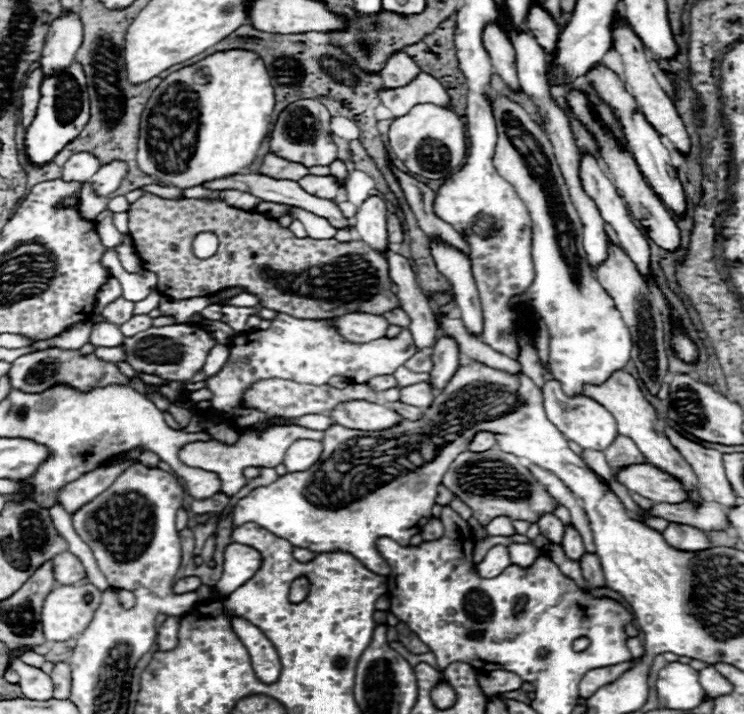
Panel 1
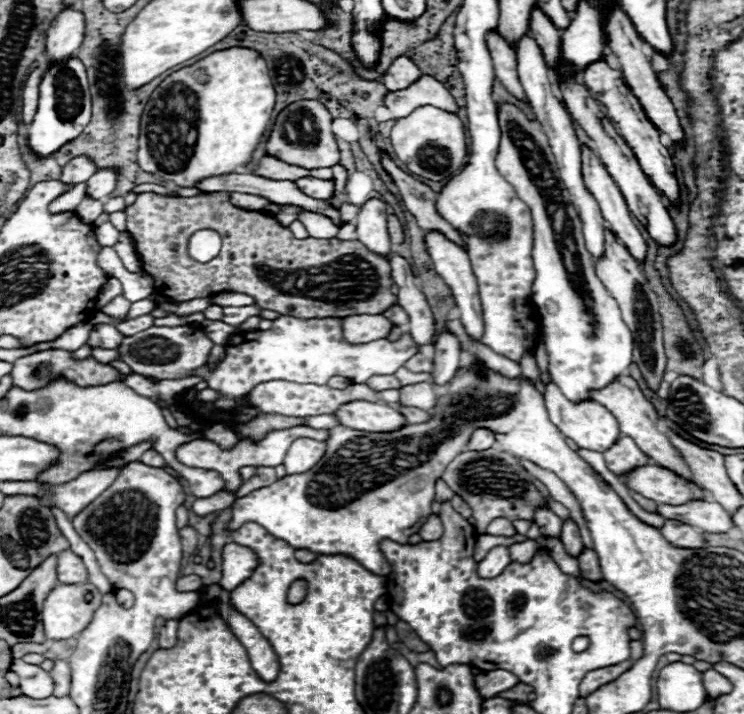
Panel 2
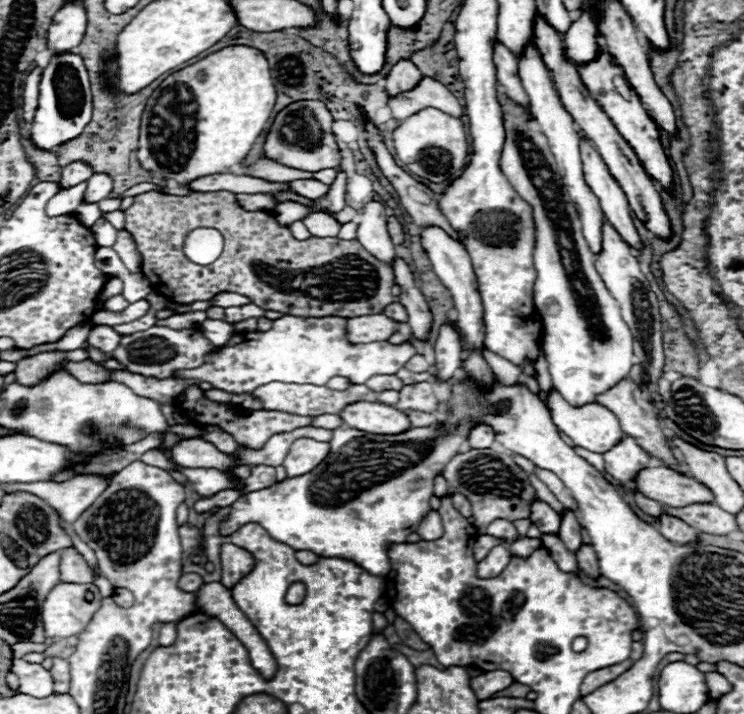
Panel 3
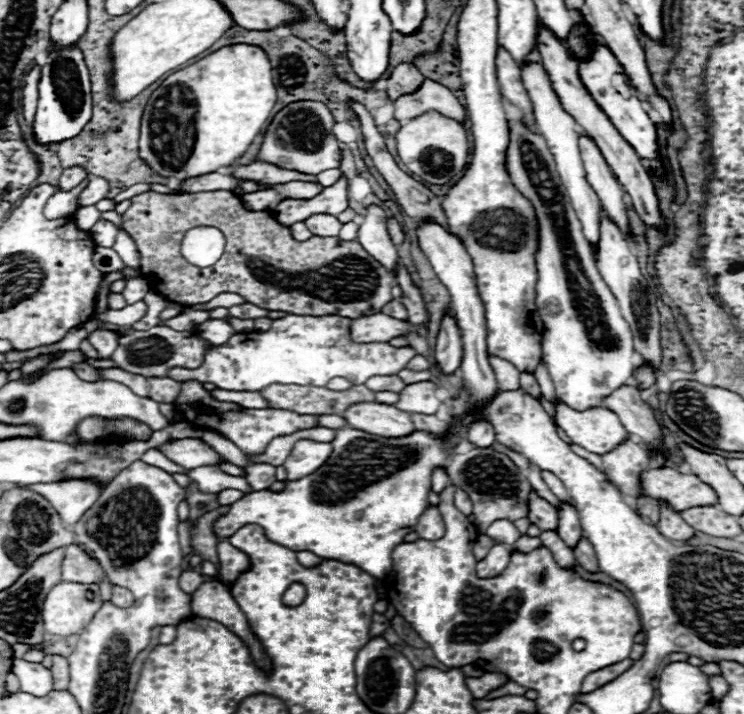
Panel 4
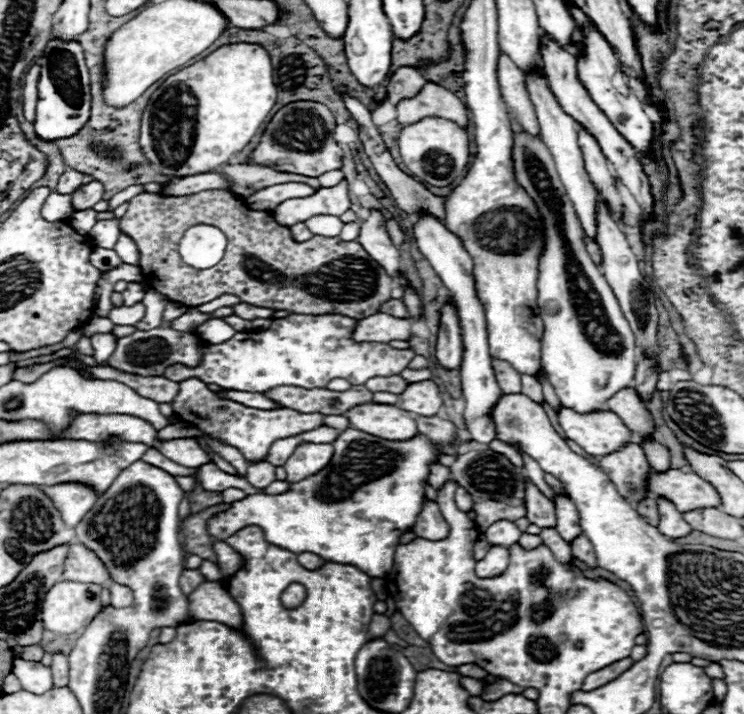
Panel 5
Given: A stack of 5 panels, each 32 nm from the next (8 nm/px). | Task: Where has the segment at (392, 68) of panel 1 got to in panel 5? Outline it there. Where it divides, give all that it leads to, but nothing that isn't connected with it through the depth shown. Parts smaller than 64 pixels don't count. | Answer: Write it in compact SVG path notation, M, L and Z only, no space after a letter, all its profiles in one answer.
M398 68L388 80L388 100L396 106L404 98L414 98L424 82L424 76L414 68Z

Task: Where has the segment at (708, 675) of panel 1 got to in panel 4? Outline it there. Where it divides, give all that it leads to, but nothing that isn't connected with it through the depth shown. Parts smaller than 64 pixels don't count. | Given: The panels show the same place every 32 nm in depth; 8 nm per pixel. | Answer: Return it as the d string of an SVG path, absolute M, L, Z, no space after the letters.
M710 676L710 688L714 698L724 698L724 694L728 692L728 682L722 676Z

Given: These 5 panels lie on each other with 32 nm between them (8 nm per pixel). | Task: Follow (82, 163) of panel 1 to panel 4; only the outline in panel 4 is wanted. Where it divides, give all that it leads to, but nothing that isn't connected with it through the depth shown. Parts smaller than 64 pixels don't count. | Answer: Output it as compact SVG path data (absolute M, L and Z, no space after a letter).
M66 168L66 170L62 172L62 176L60 176L58 190L68 192L68 190L76 188L76 186L86 178L86 176L88 176L88 174L86 174L84 170L80 170L80 168Z

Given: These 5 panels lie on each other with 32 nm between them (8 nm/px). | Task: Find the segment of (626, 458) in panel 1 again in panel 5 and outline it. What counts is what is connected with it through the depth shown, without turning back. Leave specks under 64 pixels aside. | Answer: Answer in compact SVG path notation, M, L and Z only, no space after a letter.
M626 444L620 452L612 452L600 458L600 468L608 474L620 496L634 504L650 496L648 492L648 462L644 450L638 444Z

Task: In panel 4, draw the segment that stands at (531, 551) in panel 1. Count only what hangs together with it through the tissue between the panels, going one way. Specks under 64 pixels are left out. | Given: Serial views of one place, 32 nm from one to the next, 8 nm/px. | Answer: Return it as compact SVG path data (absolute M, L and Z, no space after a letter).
M522 534L520 540L516 540L516 548L522 550L522 552L530 552L530 550L534 550L534 548L538 548L538 546L542 546L542 542L540 542L538 536Z

